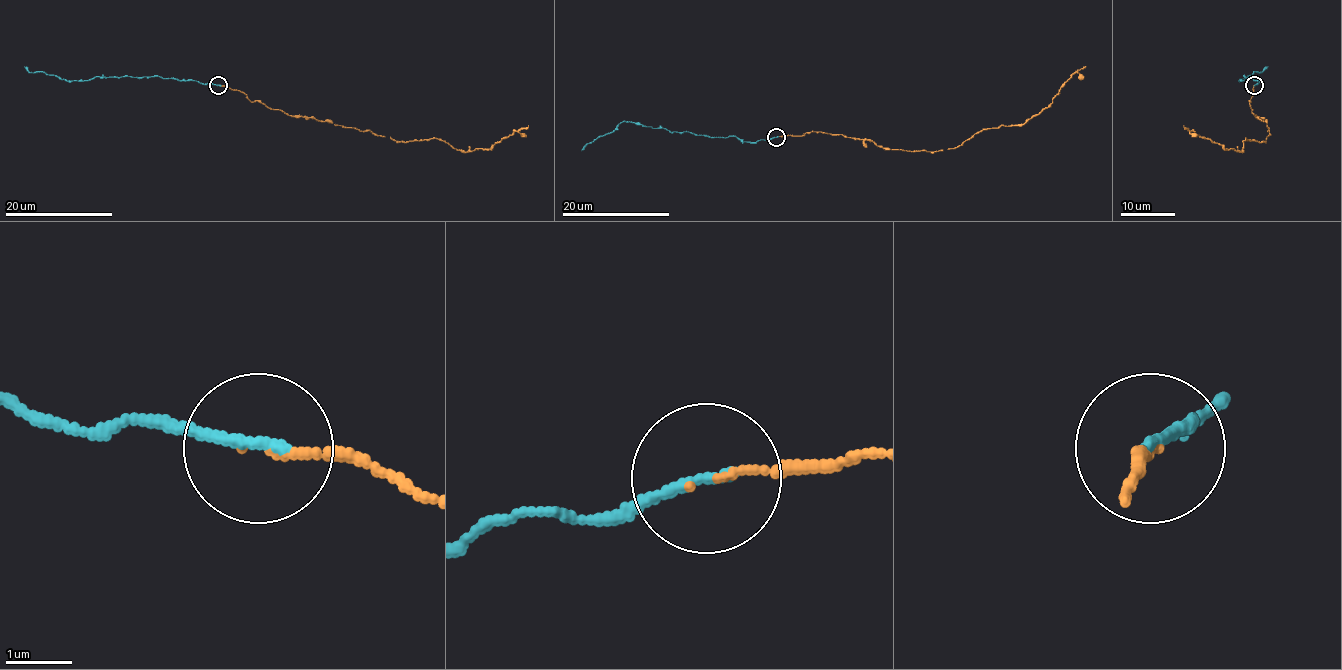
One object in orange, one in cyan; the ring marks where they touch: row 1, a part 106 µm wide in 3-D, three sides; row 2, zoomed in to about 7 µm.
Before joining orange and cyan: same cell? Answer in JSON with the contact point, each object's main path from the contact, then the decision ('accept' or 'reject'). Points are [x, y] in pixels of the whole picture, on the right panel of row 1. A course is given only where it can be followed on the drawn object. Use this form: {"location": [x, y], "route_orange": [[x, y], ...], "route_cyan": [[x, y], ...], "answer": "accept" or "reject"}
{"location": [1254, 85], "route_orange": [[1254, 85], [1249, 101], [1255, 116], [1269, 128], [1265, 142], [1246, 137], [1240, 151], [1227, 150], [1184, 125]], "route_cyan": [[1254, 85], [1259, 80], [1254, 80], [1254, 75], [1239, 80], [1254, 71], [1261, 73], [1267, 66]], "answer": "accept"}

